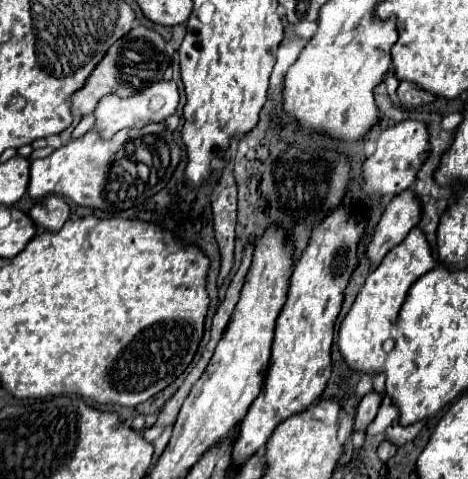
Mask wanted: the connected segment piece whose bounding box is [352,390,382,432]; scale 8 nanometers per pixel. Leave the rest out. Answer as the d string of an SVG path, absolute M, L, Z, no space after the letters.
M374 390L360 400L360 406L358 406L358 410L356 410L356 418L354 418L352 432L364 432L364 430L370 426L370 422L372 422L372 420L376 418L376 414L378 414L380 402L382 402L382 396L376 394Z

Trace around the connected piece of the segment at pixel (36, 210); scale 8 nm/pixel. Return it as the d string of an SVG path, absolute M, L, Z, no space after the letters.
M48 196L36 202L28 214L38 230L58 232L70 216L70 206L62 196Z

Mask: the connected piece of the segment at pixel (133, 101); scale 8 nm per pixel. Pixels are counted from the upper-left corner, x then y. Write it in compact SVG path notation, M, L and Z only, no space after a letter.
M156 82L156 84L148 86L146 90L142 90L140 94L130 96L130 98L118 98L114 94L104 96L94 110L96 122L94 122L92 130L100 138L112 138L122 128L142 128L152 122L162 122L176 112L178 100L180 100L180 94L178 94L176 82Z

